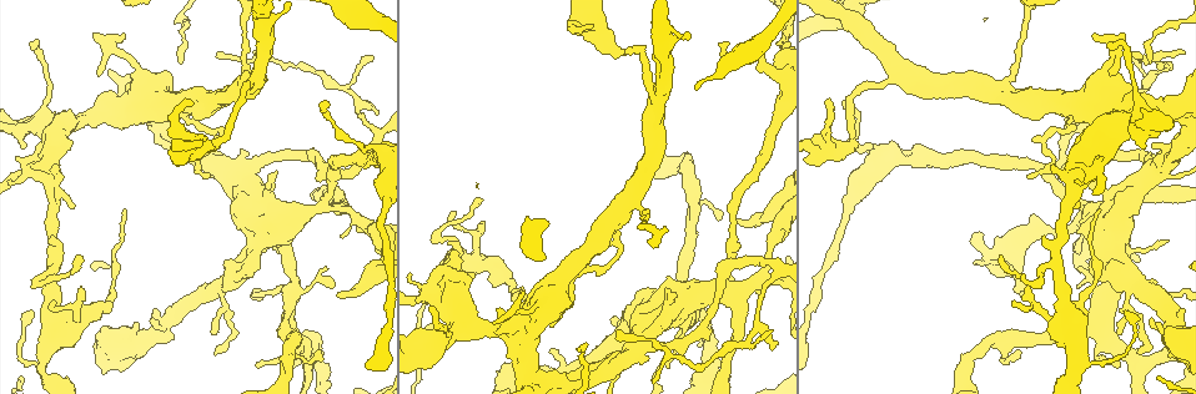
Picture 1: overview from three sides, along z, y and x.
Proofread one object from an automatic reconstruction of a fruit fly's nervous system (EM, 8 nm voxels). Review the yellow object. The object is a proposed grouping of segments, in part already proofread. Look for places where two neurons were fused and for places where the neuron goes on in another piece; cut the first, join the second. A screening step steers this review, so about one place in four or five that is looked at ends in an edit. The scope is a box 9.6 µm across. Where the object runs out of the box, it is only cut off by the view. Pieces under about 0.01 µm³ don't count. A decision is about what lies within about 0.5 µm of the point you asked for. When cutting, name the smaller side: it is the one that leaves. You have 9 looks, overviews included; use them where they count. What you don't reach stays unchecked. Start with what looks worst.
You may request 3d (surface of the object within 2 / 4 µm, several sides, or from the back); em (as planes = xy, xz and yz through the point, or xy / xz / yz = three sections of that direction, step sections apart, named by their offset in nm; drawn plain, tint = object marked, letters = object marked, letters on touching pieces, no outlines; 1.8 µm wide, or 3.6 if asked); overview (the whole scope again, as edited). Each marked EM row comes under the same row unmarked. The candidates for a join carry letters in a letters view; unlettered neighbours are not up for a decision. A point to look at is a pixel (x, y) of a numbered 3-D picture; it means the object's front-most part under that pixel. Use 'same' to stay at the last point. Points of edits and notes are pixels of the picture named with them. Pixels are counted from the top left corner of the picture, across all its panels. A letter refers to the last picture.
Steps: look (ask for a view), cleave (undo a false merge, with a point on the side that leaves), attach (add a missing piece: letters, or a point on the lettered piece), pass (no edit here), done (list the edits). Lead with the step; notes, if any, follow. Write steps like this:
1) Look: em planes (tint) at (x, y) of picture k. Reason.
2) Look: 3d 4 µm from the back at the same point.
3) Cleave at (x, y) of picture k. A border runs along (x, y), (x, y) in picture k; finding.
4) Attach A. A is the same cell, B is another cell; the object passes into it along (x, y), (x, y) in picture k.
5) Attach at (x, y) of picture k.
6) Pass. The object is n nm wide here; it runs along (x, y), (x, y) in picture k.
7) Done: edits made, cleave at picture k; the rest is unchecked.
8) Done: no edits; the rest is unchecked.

Look: em 3.6 µm planes (letters) at (329, 180) of picture 1. Four or more arms meet.

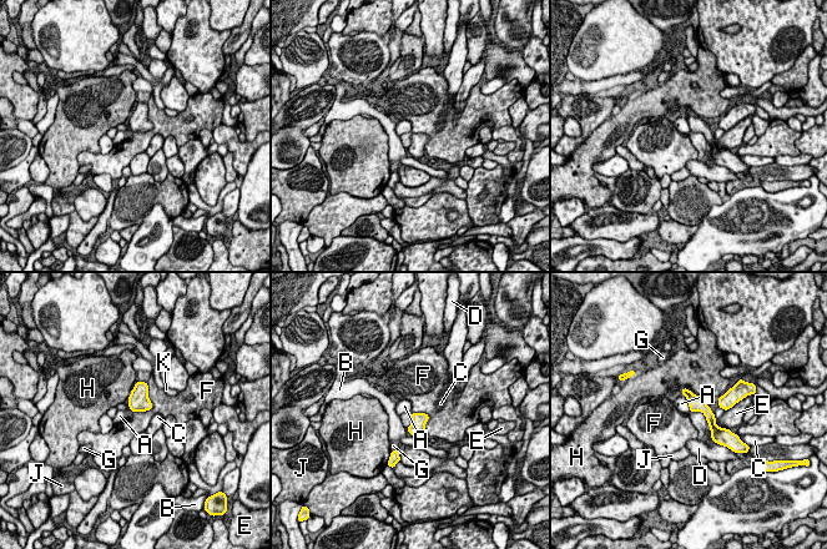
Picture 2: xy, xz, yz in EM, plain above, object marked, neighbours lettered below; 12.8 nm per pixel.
Pass. The longest contact is with F, 440 nm; A, B, C, D, E, F, G, H, J and K are other cells; a border runs along (690, 411), (700, 411), (709, 423) in picture 2; all the same neuron.

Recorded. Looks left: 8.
Look: em xz step 4 (tint) at (1104, 320) of picture 1. Abrupt turn.

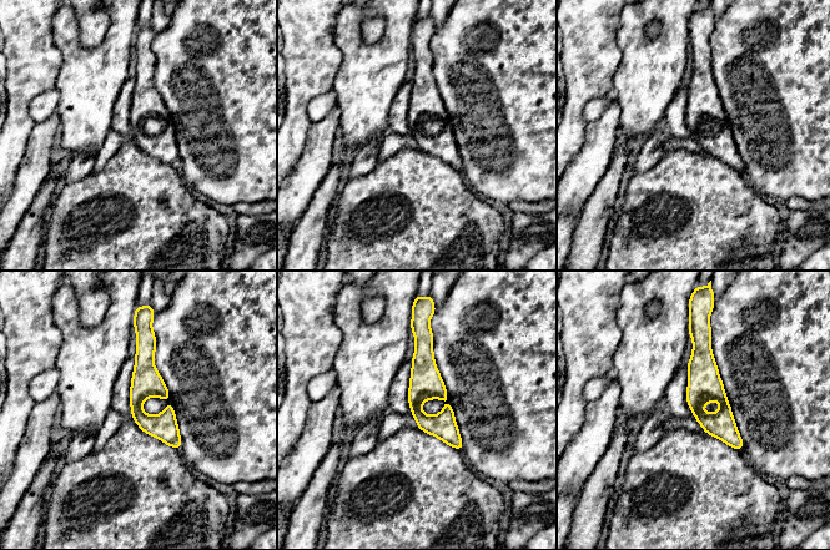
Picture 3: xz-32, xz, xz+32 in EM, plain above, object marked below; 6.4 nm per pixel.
Look: em xy step 16 (letters) at the same point.

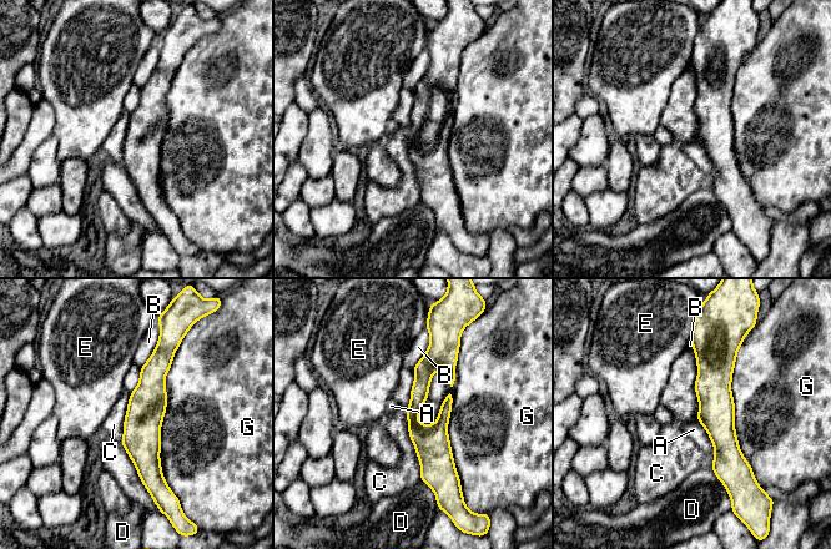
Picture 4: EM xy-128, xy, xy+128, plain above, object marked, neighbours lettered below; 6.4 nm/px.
Pass. A, B, C, D, E and G are other cells; it runs along (432, 346), (413, 426), (439, 488) in picture 4; continuous, no second neuron.

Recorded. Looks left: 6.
Look: em planes (letters) at (48, 164) of picture 1. Small branch off a trunk.

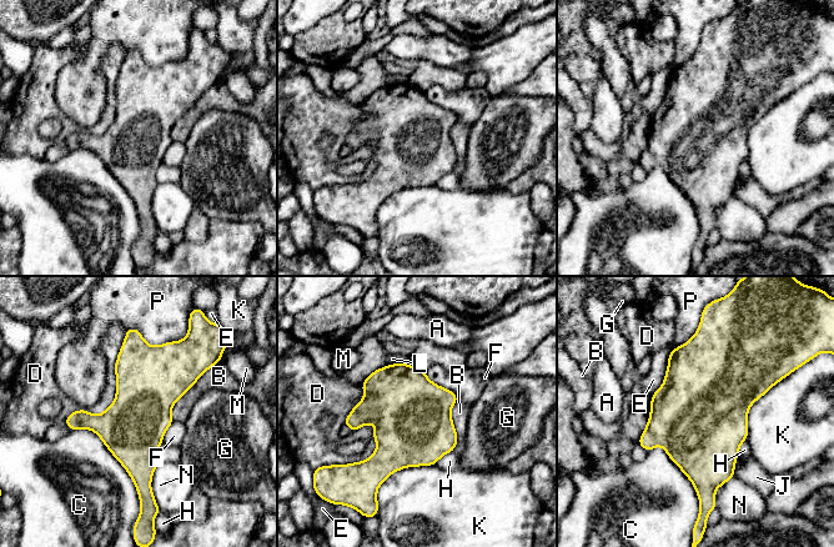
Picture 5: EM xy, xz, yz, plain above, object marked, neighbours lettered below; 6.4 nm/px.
Pass. The longest contact is with C, 650 nm; A, B, C, D, E, F, G, H, J, K, L, M, N and P are other cells; one neuron here.

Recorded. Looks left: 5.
Look: em planes (letters) at (1110, 42) of picture 1.

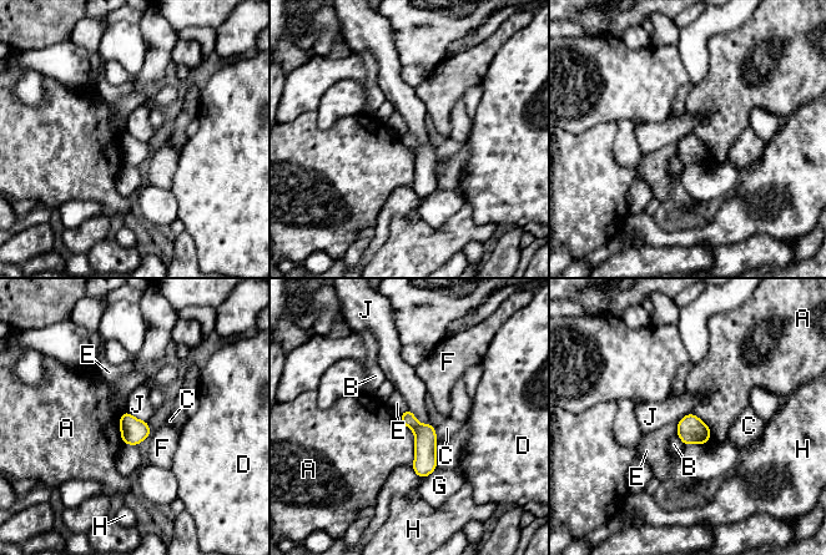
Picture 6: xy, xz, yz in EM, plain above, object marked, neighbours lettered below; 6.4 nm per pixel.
Pass. A, B, C, D, E, F, G, H and J are other cells; it runs along (407, 414), (423, 434), (423, 474) in picture 6; no lettered piece goes on from it.

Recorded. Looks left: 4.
Done: no edits; the rest is unchecked.

